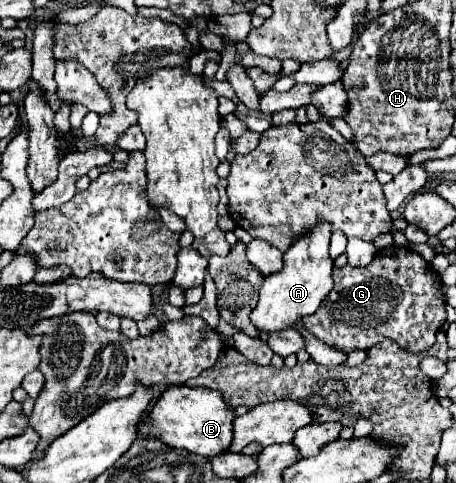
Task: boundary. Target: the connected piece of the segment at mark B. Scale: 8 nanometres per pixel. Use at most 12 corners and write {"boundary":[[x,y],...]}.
{"boundary":[[174,386],[138,426],[174,448],[230,450],[234,408],[220,392]]}

